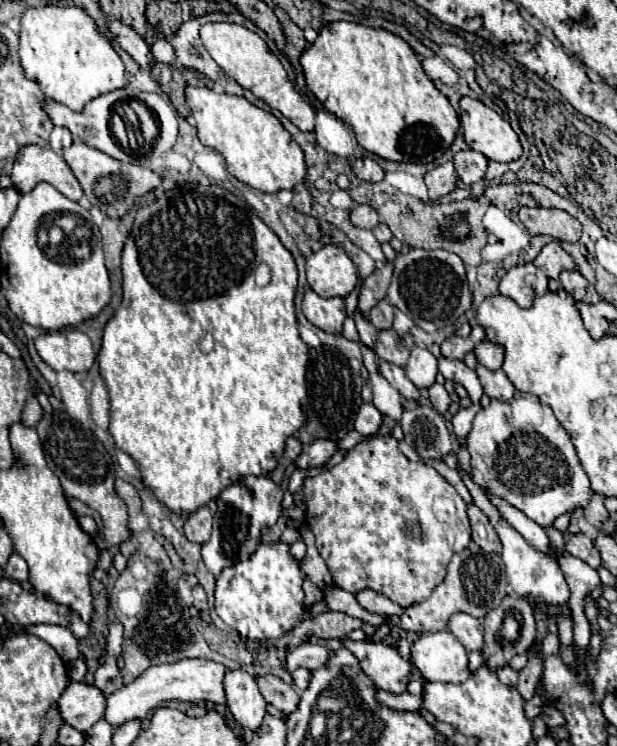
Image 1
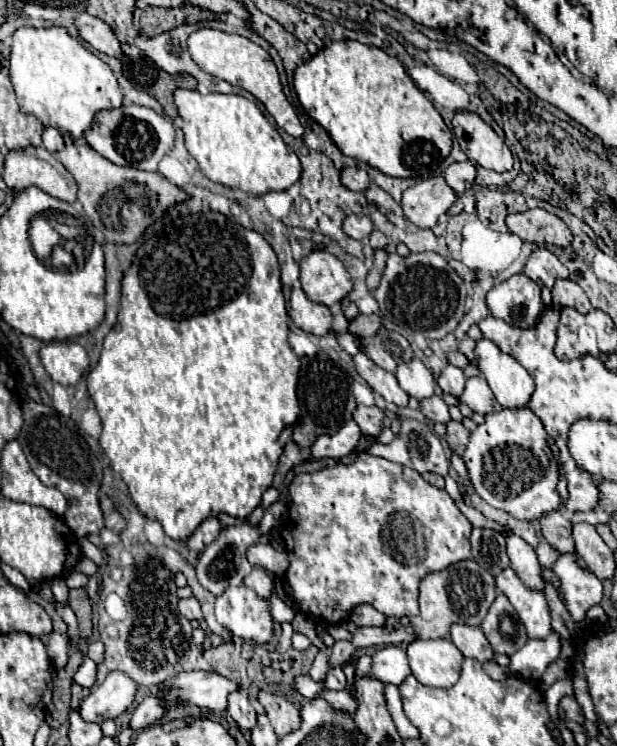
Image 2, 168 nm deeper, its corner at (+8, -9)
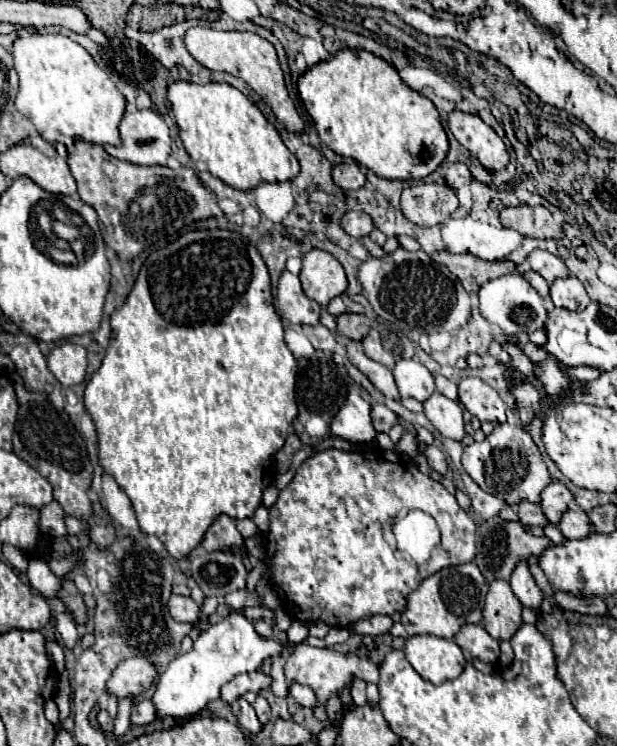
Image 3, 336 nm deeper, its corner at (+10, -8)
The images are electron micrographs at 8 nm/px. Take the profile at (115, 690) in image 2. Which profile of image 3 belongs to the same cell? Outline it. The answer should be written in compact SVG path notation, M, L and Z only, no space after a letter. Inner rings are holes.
M130 657L118 665L116 673L112 673L108 681L108 693L116 695L118 699L128 695L136 697L152 687L156 677L158 667L154 661L150 661L148 657Z

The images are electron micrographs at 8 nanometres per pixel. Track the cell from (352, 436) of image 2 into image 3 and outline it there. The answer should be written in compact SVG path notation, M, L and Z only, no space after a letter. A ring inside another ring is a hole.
M356 383L350 385L344 405L336 413L330 425L332 437L342 437L352 443L368 443L376 437L376 429L370 419L370 401L364 395L364 389Z

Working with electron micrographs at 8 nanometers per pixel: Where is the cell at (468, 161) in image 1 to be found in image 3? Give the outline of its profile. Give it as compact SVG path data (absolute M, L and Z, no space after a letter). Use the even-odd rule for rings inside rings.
M452 163L452 165L446 165L446 175L444 177L446 177L446 185L448 187L458 189L458 187L470 183L472 173L464 163Z

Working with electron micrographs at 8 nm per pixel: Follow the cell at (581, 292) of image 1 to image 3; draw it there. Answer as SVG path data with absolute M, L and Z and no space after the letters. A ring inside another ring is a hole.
M576 277L556 279L550 285L550 297L556 307L564 307L570 311L582 311L590 303L584 285Z

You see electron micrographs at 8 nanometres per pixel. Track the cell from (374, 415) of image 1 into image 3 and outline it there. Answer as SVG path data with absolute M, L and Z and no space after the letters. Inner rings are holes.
M374 405L372 407L372 423L374 423L376 431L388 433L390 427L398 423L398 415L394 411L390 411L386 405Z

